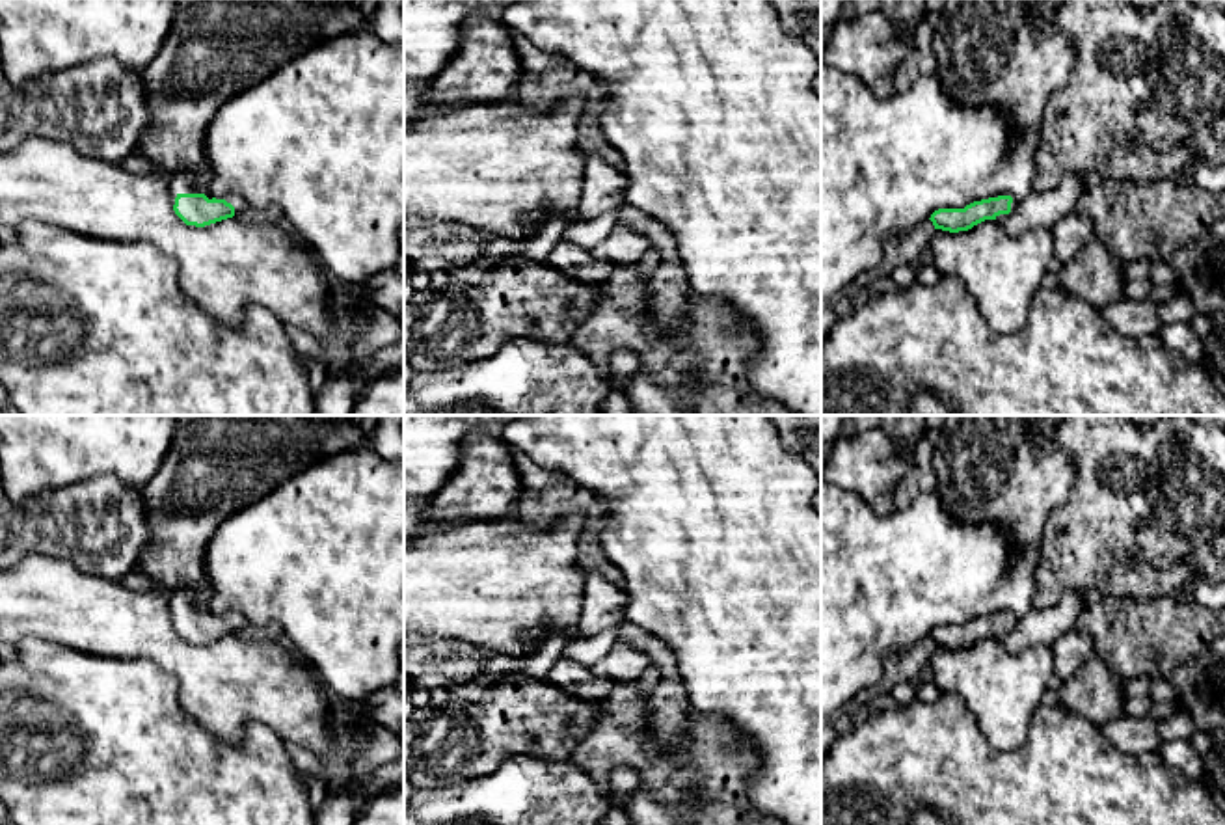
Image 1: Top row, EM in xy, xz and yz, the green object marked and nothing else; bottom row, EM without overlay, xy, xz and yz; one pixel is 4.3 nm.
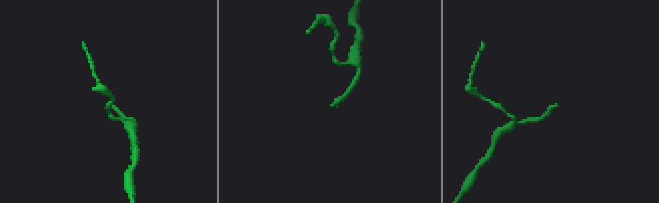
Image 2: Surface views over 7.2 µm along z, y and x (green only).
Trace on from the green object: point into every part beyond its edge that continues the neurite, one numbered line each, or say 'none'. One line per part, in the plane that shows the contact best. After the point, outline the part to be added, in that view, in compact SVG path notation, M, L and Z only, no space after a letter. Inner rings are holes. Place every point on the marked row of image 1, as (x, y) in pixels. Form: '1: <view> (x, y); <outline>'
1: xy (181, 183); M192 171L169 175L171 205L175 205L175 197L179 194L197 194L195 188L194 188L194 173Z

